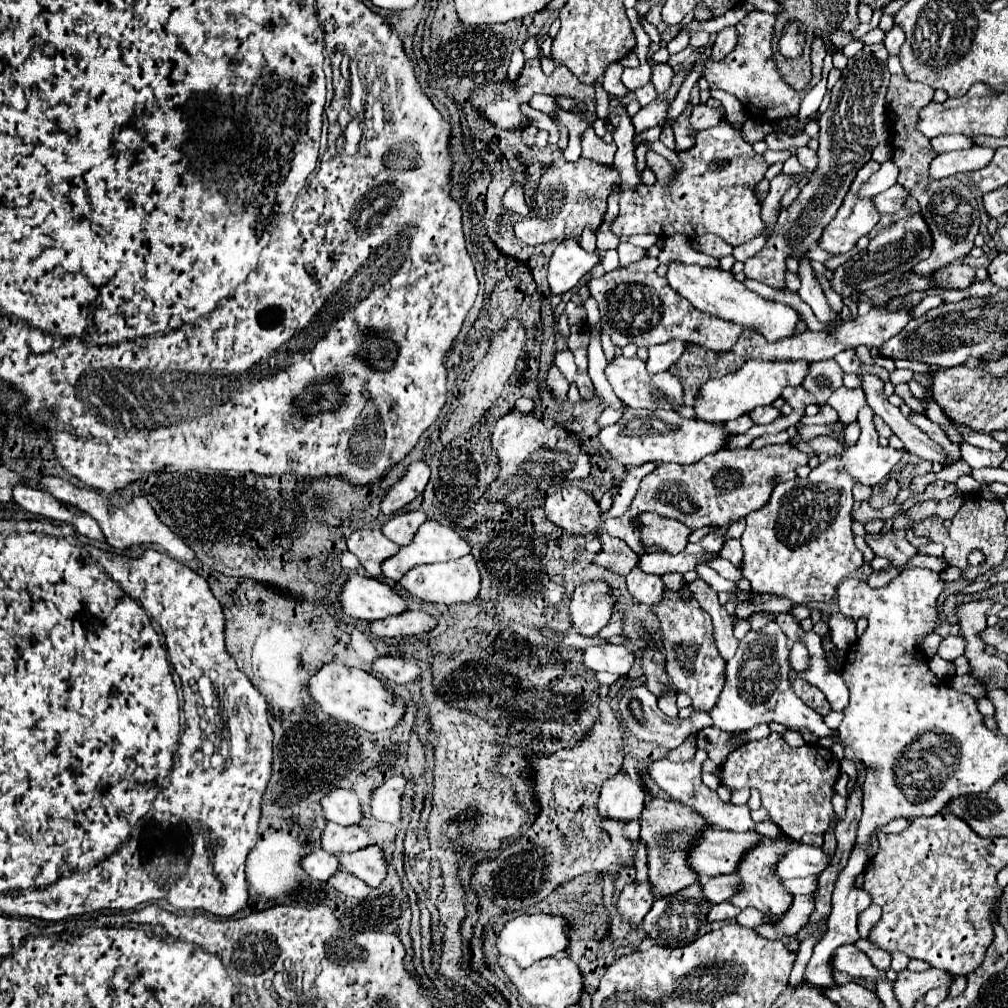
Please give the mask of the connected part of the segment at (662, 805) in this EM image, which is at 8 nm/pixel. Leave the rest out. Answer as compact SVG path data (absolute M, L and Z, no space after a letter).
M653 797L645 803L641 815L641 839L645 845L649 845L649 883L657 899L673 895L697 881L697 875L689 869L689 865L685 865L685 849L705 827L705 821L701 821L693 809L685 809L681 803L659 797Z

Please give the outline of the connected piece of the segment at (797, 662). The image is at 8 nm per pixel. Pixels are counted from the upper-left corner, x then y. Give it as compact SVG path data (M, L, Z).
M795 641L795 645L791 647L789 661L791 661L791 667L793 667L793 669L797 669L797 671L803 671L803 669L807 669L809 655L807 655L807 647L805 647L805 643L801 643L801 641Z

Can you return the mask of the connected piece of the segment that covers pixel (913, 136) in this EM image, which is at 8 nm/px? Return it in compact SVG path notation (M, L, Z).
M891 77L889 93L887 93L887 109L895 121L891 119L891 133L893 133L893 163L899 167L899 179L901 183L921 205L921 215L925 221L929 221L929 229L933 233L933 253L929 259L917 263L911 273L929 277L937 269L949 265L957 257L965 257L973 249L973 239L979 233L979 203L975 195L971 193L971 187L961 183L957 177L947 177L941 181L929 179L929 161L937 155L931 149L929 139L917 131L917 113L919 109L933 99L933 89L925 83L913 83L905 77Z

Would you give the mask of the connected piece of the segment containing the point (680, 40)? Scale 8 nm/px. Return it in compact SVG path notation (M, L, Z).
M679 35L679 37L675 37L675 39L671 39L671 41L667 43L667 51L669 51L669 55L677 55L677 53L683 51L687 45L689 45L689 35Z

